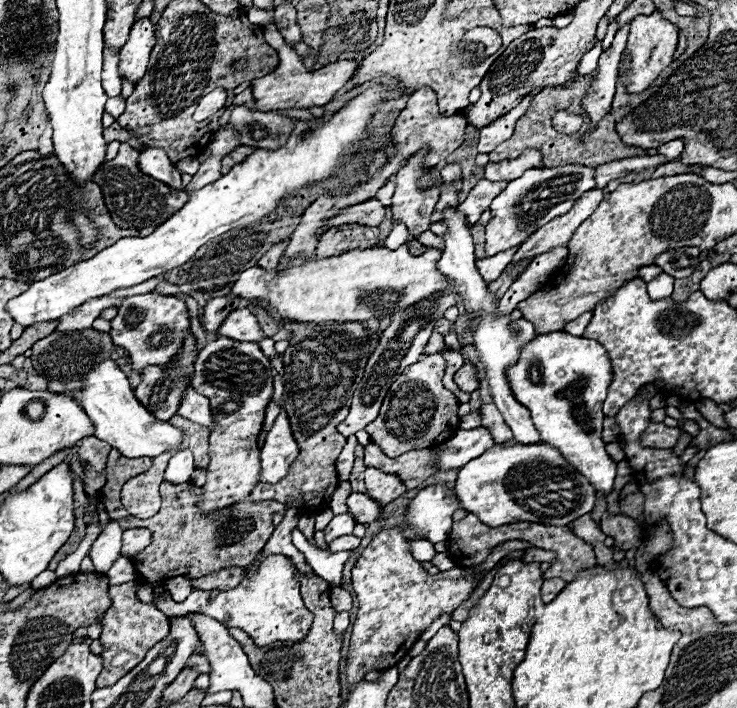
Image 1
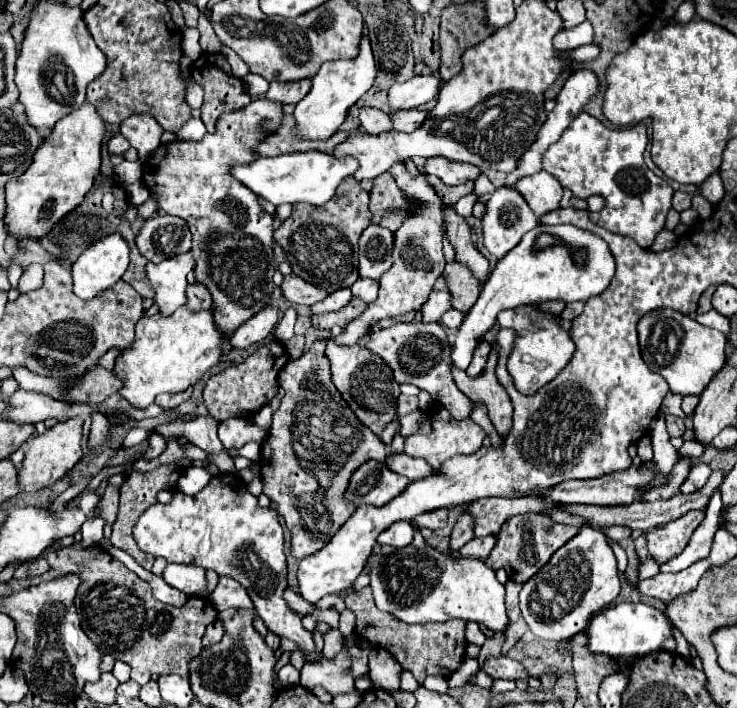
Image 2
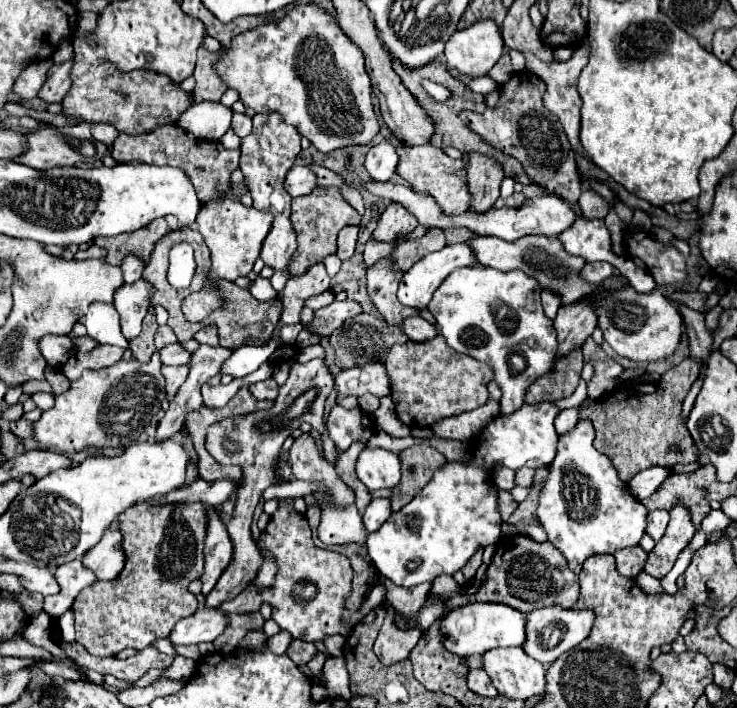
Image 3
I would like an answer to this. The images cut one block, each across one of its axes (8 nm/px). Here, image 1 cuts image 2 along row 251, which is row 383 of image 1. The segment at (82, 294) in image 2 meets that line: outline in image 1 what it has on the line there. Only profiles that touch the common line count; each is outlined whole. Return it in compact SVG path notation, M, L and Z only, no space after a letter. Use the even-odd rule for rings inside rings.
M102 360L100 364L96 364L96 368L92 368L92 372L88 372L80 404L94 424L94 436L106 440L126 458L160 456L162 452L174 450L182 444L182 430L150 414L136 400L134 390L128 386L126 374L112 360Z

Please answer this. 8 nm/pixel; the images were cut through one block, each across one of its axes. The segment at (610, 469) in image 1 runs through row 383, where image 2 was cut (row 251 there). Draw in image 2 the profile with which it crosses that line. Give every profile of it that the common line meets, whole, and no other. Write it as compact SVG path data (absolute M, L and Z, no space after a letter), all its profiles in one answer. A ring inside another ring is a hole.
M538 224L522 242L512 248L490 272L482 286L480 298L468 310L464 324L458 330L456 344L452 350L452 362L460 370L466 370L472 360L476 342L492 328L496 314L504 308L516 308L524 304L540 304L546 300L586 302L592 296L600 296L616 274L616 260L608 244L588 230L576 226L544 226Z

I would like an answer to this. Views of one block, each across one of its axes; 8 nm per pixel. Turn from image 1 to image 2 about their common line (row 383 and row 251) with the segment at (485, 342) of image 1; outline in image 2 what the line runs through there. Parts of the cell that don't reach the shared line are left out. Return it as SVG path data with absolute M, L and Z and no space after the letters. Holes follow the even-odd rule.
M500 186L494 190L490 200L486 202L486 210L482 216L482 234L484 234L484 246L490 254L496 258L502 258L506 252L510 252L526 232L538 226L536 214L530 210L524 196L512 188L512 186Z

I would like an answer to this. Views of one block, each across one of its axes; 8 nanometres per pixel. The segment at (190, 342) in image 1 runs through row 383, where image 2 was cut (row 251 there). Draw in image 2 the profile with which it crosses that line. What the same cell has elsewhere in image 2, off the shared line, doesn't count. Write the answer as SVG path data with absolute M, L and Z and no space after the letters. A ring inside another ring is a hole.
M160 214L144 220L136 244L148 262L160 262L190 250L190 230L180 216Z

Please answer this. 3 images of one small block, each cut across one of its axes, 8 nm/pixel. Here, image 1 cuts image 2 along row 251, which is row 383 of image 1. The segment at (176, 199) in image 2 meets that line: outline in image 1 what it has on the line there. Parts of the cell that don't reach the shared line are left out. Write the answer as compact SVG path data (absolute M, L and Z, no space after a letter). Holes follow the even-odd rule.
M220 336L198 352L192 388L212 400L212 416L216 424L210 432L206 484L202 486L202 498L196 504L204 514L210 514L244 500L260 482L262 466L256 440L264 424L266 404L272 398L272 366L258 344Z

